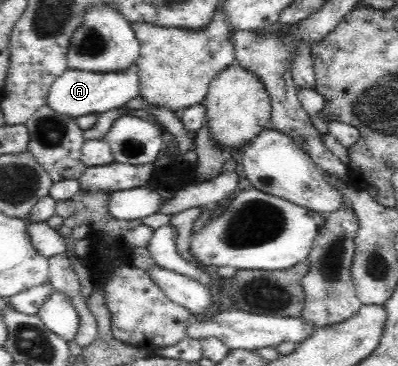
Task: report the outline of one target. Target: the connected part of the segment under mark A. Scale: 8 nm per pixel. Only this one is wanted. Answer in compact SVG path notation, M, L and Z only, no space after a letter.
M133 62L125 70L107 70L107 72L93 72L92 70L73 70L68 68L58 76L51 85L47 106L50 106L57 114L79 118L87 114L101 114L113 109L119 109L133 98L139 97L139 69Z

